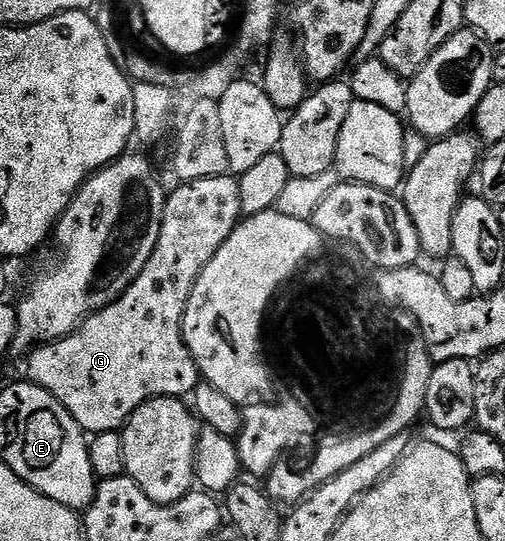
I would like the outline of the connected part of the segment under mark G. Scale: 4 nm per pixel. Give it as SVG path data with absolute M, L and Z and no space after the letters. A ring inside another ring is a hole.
M231 173L205 177L192 183L179 183L176 188L167 196L161 237L157 237L157 245L145 269L131 282L129 289L125 289L125 293L107 307L94 311L71 334L52 339L26 356L30 382L61 401L73 421L77 421L84 433L92 436L119 431L128 417L150 399L190 396L201 382L199 366L183 340L185 305L189 301L189 293L193 293L193 285L197 285L197 277L205 265L209 265L217 249L225 245L229 233L233 233L243 215L241 189L238 178Z

